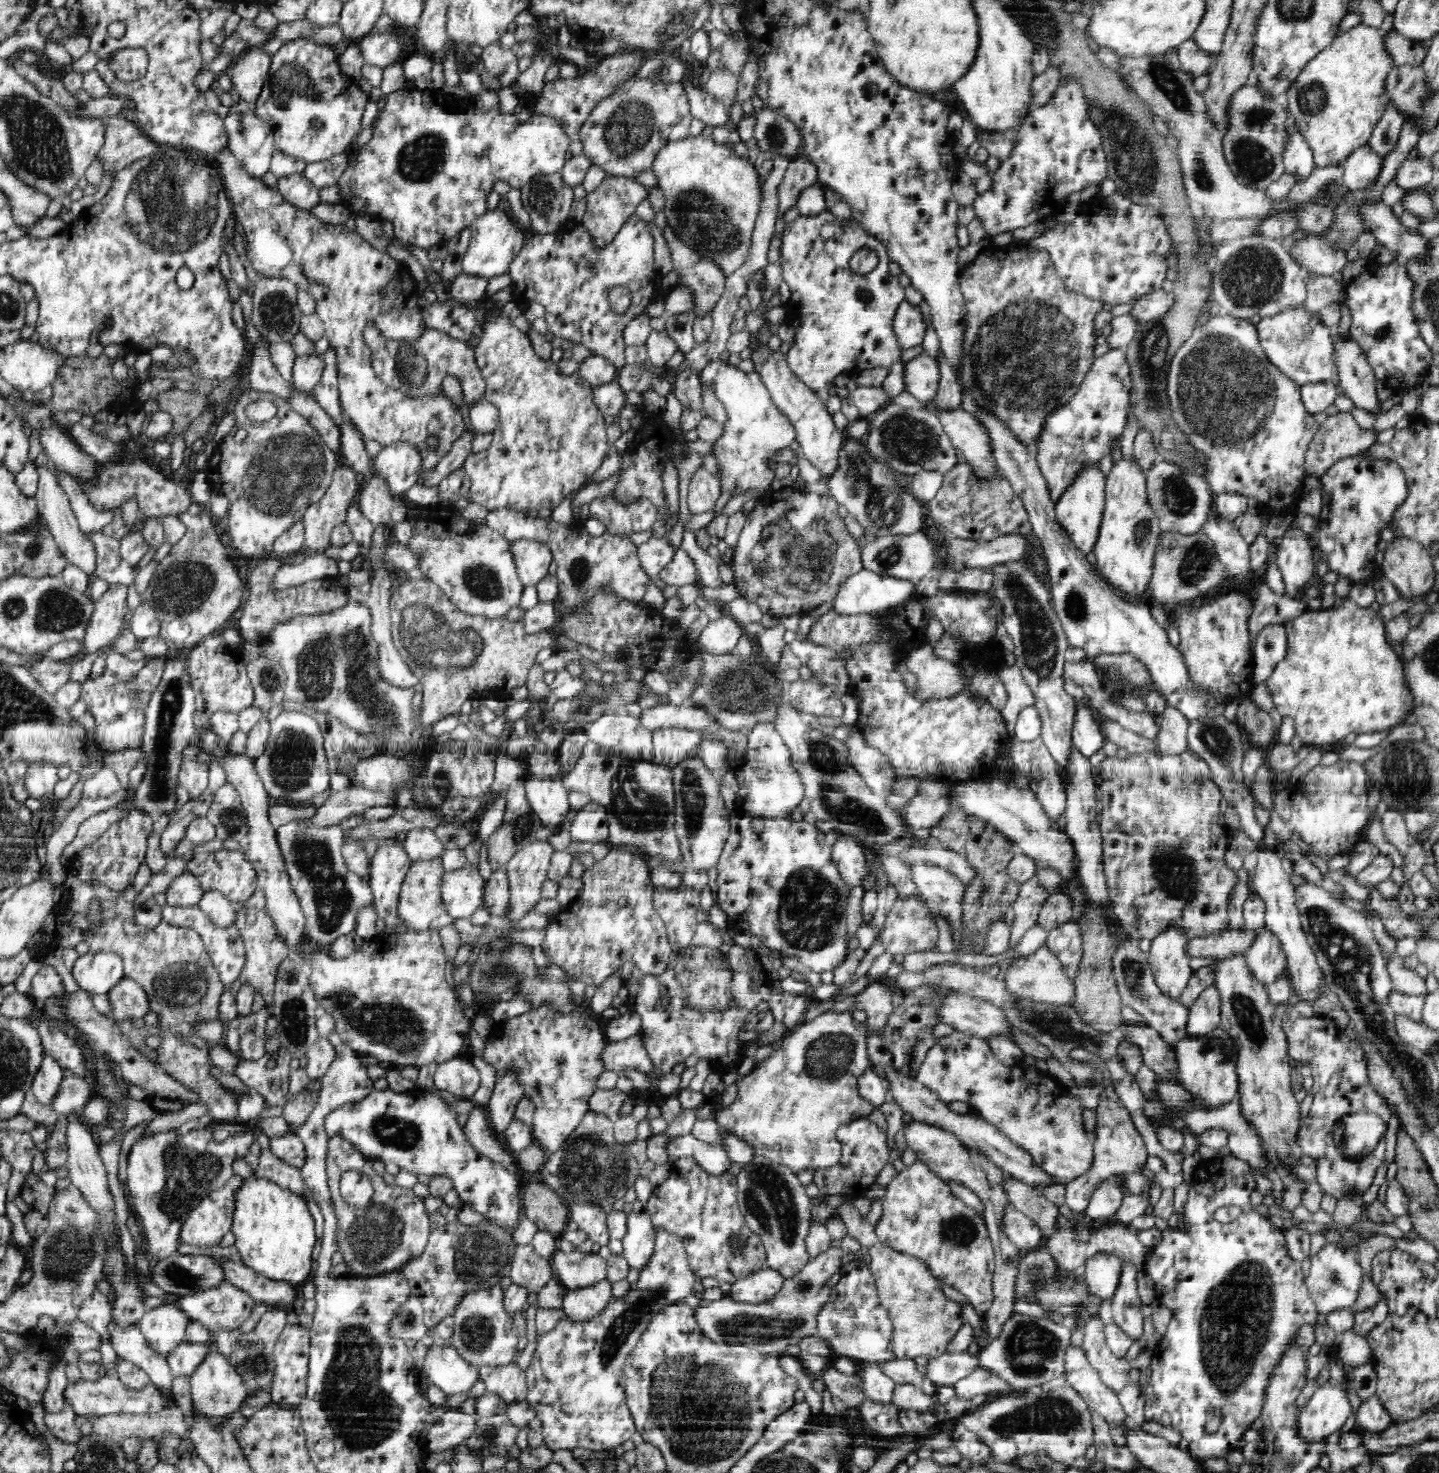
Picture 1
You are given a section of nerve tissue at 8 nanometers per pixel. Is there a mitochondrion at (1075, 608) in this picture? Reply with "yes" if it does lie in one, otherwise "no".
yes

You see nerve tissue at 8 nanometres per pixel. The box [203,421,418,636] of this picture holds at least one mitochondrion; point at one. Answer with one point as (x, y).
(293, 461)

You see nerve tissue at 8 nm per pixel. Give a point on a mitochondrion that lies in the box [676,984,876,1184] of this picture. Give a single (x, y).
(828, 1058)

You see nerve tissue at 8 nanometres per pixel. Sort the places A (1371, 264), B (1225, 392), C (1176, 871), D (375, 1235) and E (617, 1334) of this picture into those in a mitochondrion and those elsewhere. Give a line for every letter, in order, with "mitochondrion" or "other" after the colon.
A: other
B: mitochondrion
C: mitochondrion
D: mitochondrion
E: mitochondrion

